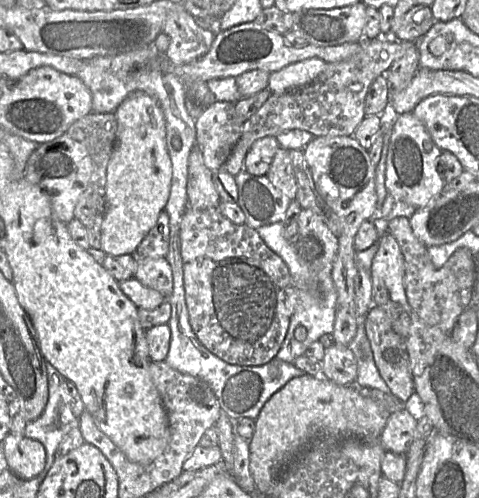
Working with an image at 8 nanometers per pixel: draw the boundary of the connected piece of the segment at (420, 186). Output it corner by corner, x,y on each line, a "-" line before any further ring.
412,112
395,119
387,154
385,187
396,201
416,209
427,206
443,191
444,181
437,171
442,150
433,142
424,124

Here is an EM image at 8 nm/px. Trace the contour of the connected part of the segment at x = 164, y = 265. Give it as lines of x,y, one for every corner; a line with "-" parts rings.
136,256
136,259
137,269
134,277
144,286
169,298
173,291
173,273
167,258
153,259

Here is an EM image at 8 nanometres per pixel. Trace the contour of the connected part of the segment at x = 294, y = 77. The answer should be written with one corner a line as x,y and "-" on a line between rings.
320,58
291,63
269,75
268,88
272,94
282,94
311,83
327,66

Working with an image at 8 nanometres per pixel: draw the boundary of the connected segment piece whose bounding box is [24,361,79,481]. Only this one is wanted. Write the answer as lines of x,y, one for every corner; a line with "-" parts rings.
48,361
45,362
48,379
48,400
42,414
26,424
24,435
41,442
46,451
46,463
42,472
36,476
41,481
51,468
56,457
56,449
66,434
79,427
70,406
70,395
65,377

